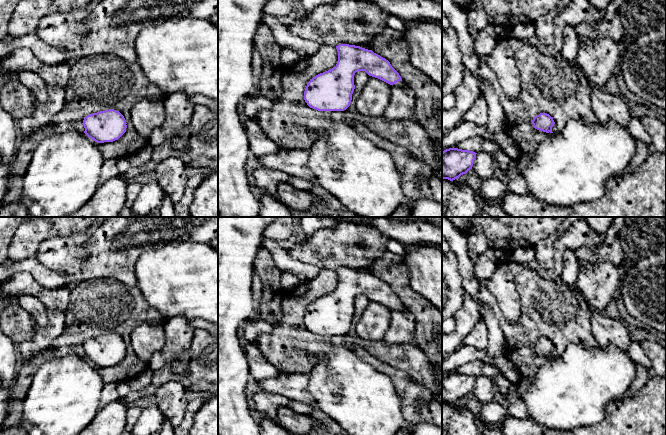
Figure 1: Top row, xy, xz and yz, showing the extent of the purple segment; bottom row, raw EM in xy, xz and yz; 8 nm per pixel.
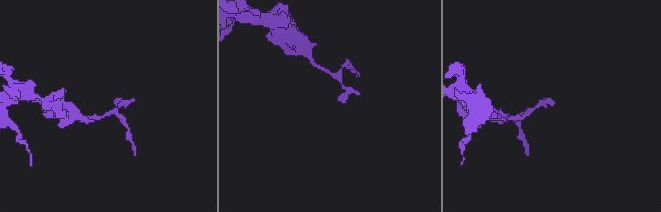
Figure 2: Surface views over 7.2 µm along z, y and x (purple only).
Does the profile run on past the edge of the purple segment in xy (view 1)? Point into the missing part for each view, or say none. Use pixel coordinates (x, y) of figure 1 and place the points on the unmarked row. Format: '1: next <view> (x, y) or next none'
1: next none

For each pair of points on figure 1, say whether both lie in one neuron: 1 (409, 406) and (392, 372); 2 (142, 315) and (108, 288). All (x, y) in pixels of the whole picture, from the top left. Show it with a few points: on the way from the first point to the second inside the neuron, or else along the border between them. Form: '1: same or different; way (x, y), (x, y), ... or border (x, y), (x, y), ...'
1: same; way (409, 398), (409, 390), (400, 380)
2: same; way (134, 310), (130, 309), (116, 296)

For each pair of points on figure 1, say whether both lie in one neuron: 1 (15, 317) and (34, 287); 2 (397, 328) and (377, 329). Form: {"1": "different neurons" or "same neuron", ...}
{"1": "different neurons", "2": "different neurons"}

